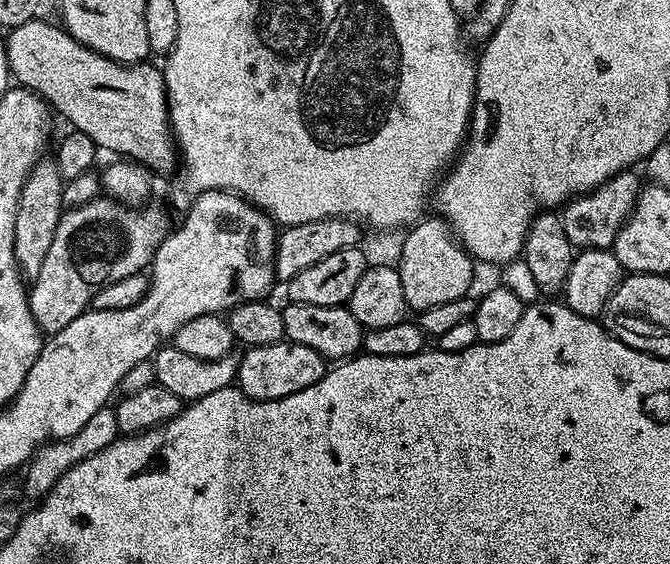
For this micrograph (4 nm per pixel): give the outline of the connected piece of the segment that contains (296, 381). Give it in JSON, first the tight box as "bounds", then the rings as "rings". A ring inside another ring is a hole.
{"bounds":[235,342,326,400],"rings":[[[281,342],[248,348],[245,353],[245,356],[239,357],[240,369],[236,372],[235,383],[251,400],[281,400],[290,394],[298,394],[298,390],[314,386],[314,382],[321,380],[326,371],[324,357],[310,350],[310,346]]]}

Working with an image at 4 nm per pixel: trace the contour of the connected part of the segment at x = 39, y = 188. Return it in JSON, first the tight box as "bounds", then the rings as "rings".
{"bounds":[14,158,65,280],"rings":[[[41,158],[32,167],[31,174],[26,178],[19,195],[18,211],[15,215],[14,228],[14,252],[16,264],[19,265],[21,273],[30,280],[36,278],[42,268],[42,261],[53,241],[54,231],[64,211],[62,202],[62,190],[65,179],[61,176],[55,159]]]}

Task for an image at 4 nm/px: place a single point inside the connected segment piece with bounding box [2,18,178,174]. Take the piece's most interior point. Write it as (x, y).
(123, 108)

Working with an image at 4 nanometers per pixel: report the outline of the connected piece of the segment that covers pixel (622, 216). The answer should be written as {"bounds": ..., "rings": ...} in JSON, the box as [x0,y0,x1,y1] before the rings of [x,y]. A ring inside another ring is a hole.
{"bounds":[562,170,642,249],"rings":[[[636,170],[620,172],[614,178],[610,178],[605,184],[582,196],[575,196],[562,208],[562,219],[565,226],[566,238],[571,242],[573,249],[607,248],[611,249],[616,241],[618,230],[628,221],[628,215],[632,213],[632,207],[640,196],[642,181]]]}

